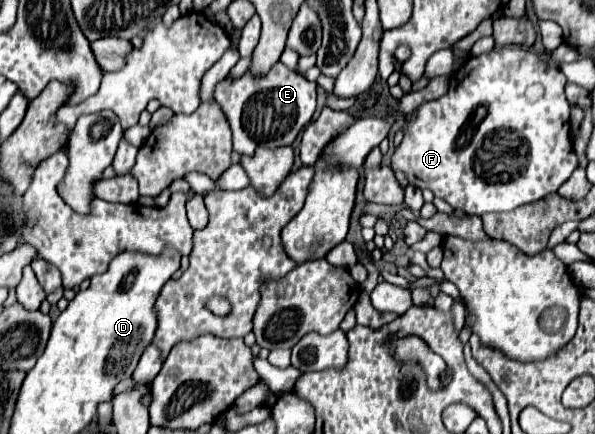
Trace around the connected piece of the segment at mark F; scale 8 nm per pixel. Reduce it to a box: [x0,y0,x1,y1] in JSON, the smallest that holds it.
[391,46,577,214]

